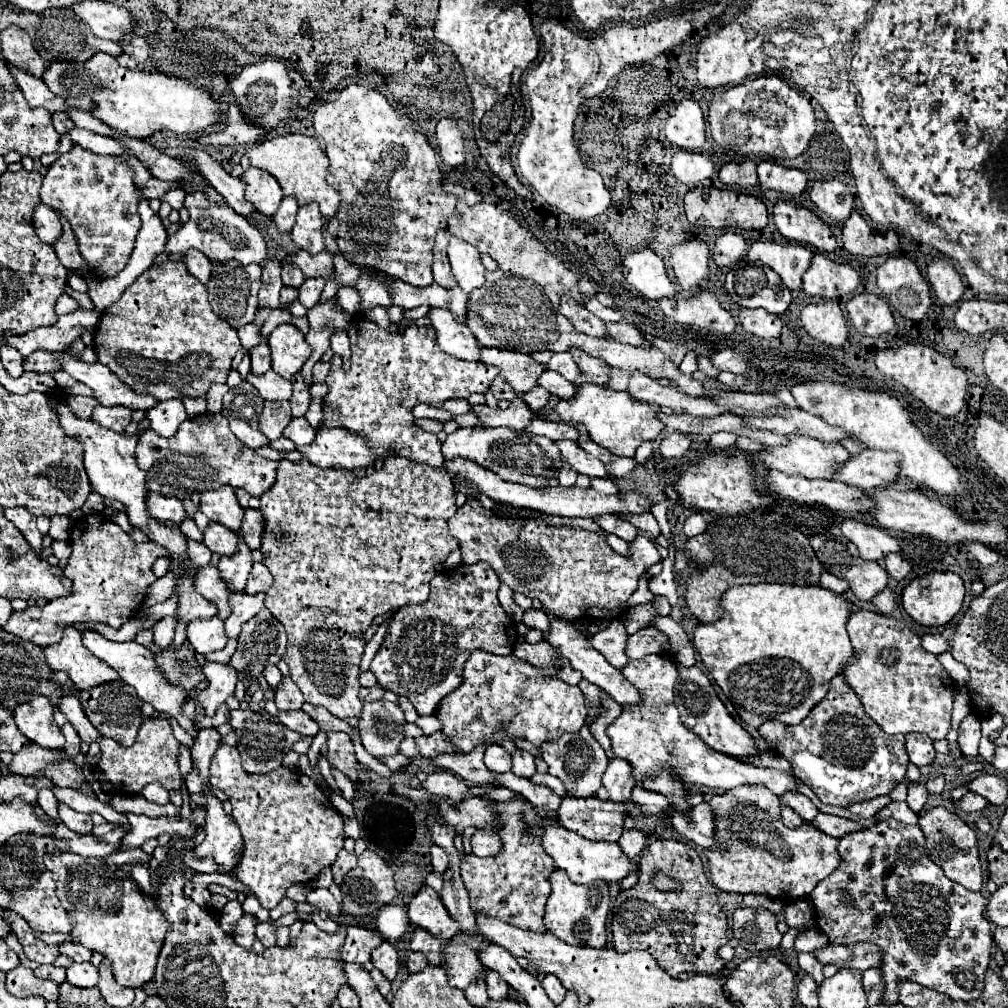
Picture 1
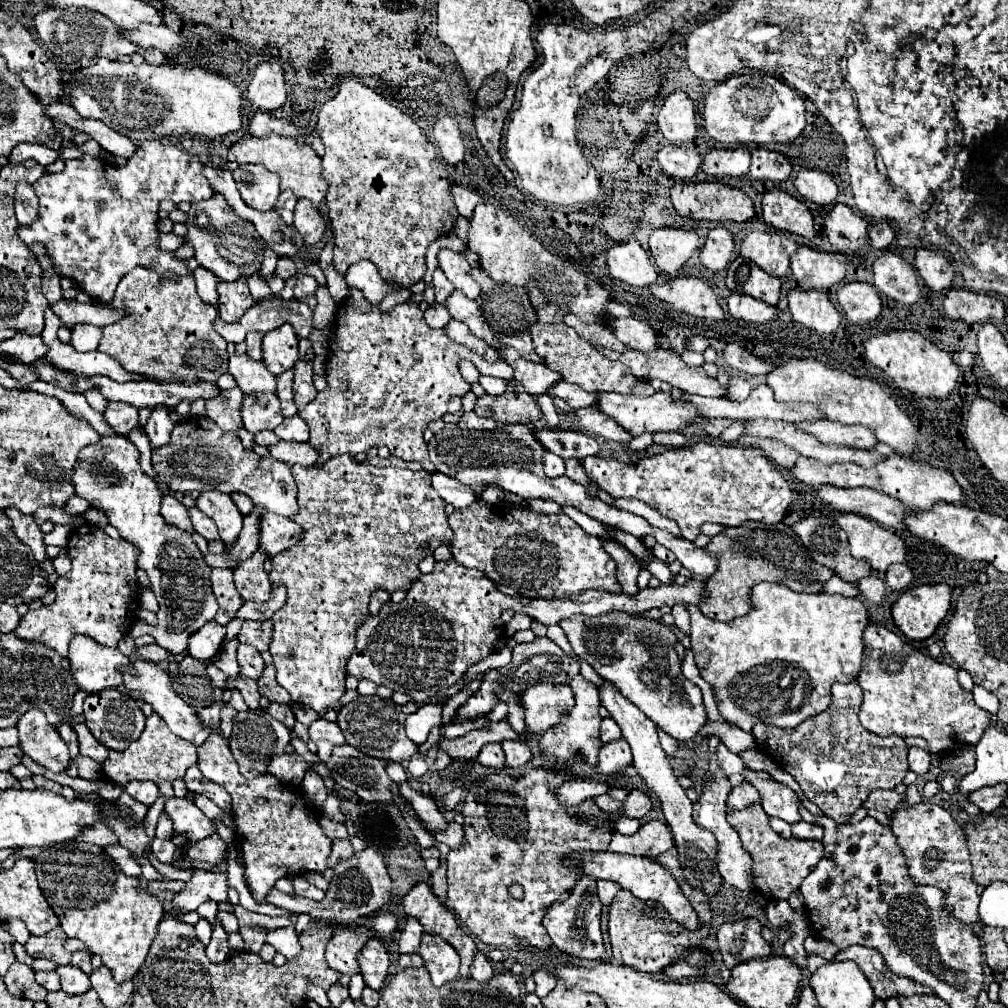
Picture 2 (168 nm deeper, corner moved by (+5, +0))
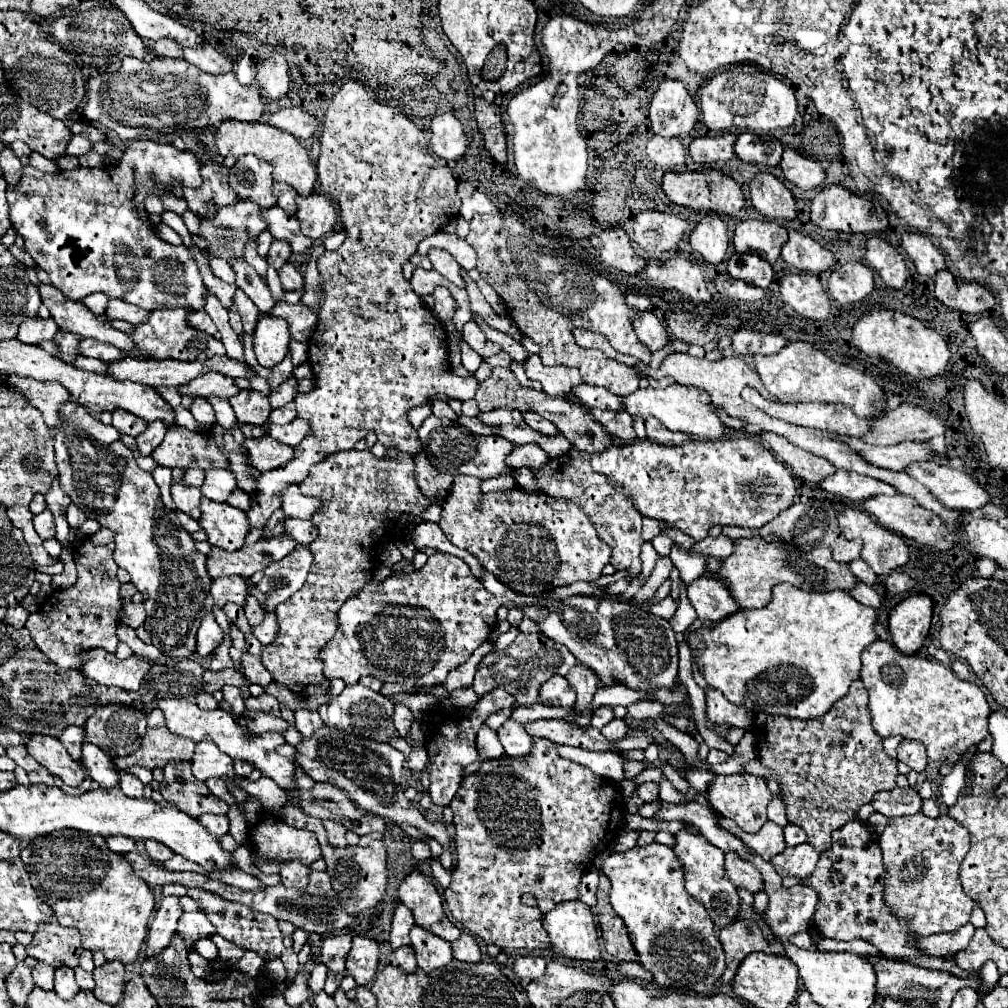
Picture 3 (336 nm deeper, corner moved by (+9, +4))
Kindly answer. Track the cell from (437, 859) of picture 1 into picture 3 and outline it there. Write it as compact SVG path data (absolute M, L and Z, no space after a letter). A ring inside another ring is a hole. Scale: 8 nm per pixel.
M416 841L416 843L412 845L412 855L414 855L414 859L418 859L418 861L430 859L430 847L428 847L428 843L426 843L426 841Z

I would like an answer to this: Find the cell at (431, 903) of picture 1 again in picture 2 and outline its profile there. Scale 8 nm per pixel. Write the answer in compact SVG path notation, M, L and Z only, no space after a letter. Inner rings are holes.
M422 881L416 887L412 887L412 891L404 897L402 905L406 915L418 919L426 933L440 935L458 951L458 955L462 957L460 977L470 979L470 963L474 961L474 951L478 951L476 943L472 935L468 935L460 927L460 923L448 911L448 907L440 903L440 899L432 893L430 885Z

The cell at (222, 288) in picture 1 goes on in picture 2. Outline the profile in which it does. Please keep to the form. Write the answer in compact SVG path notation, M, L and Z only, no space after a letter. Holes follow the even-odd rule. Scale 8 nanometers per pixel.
M248 277L218 283L218 315L226 323L236 323L246 309L254 305L254 299L248 289Z

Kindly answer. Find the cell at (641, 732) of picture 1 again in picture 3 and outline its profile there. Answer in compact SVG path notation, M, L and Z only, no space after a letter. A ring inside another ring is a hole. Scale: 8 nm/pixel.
M600 707L600 709L596 709L594 711L594 715L592 715L592 725L594 727L604 727L606 723L610 723L614 719L614 713L612 713L612 707Z

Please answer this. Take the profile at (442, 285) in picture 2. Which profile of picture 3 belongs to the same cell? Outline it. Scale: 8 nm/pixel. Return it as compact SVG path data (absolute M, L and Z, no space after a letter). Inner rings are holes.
M436 287L436 291L432 293L436 303L434 303L434 315L438 317L440 323L446 323L452 319L454 311L456 311L456 301L452 299L450 291L446 287Z

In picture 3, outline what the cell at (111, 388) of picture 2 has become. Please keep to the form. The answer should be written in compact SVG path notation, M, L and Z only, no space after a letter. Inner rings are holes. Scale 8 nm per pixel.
M204 373L204 375L196 377L194 381L190 381L188 385L178 387L178 393L188 395L188 397L216 395L216 397L222 397L222 399L230 399L232 395L238 395L238 391L240 389L234 385L232 377L218 375L218 373Z

